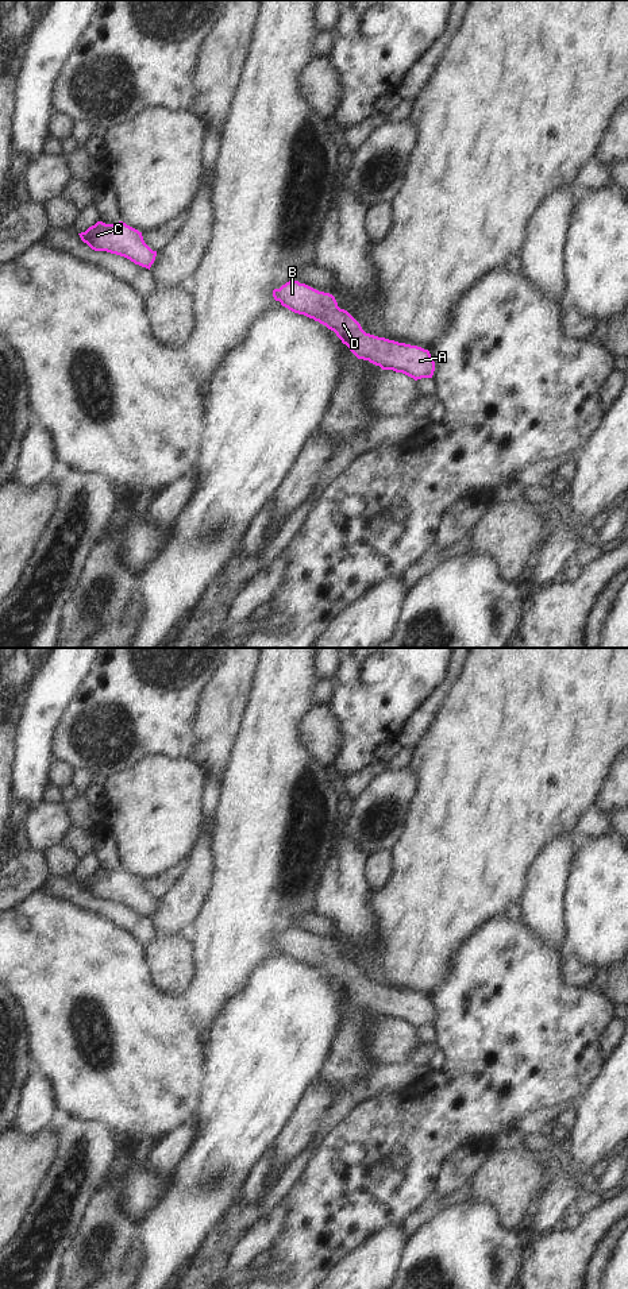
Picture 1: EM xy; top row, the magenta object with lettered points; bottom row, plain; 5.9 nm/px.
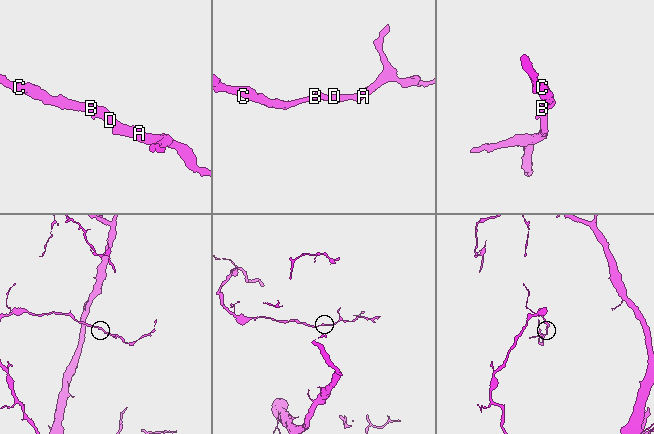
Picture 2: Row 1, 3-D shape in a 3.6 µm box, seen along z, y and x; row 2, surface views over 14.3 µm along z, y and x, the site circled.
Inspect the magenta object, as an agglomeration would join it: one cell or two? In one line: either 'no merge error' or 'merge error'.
no merge error

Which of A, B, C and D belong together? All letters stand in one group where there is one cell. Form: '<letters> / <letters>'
A B C D

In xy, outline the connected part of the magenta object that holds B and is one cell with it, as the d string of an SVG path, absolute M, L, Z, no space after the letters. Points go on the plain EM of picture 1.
M289 929L274 937L273 945L289 958L334 979L358 1007L369 1008L382 1018L402 1020L415 1029L434 1023L435 1010L428 997L366 981L347 958L338 954L330 941Z

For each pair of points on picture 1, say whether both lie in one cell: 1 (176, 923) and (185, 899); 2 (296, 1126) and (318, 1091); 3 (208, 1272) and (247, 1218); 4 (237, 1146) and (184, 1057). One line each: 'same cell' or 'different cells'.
1: same cell
2: same cell
3: same cell
4: different cells

